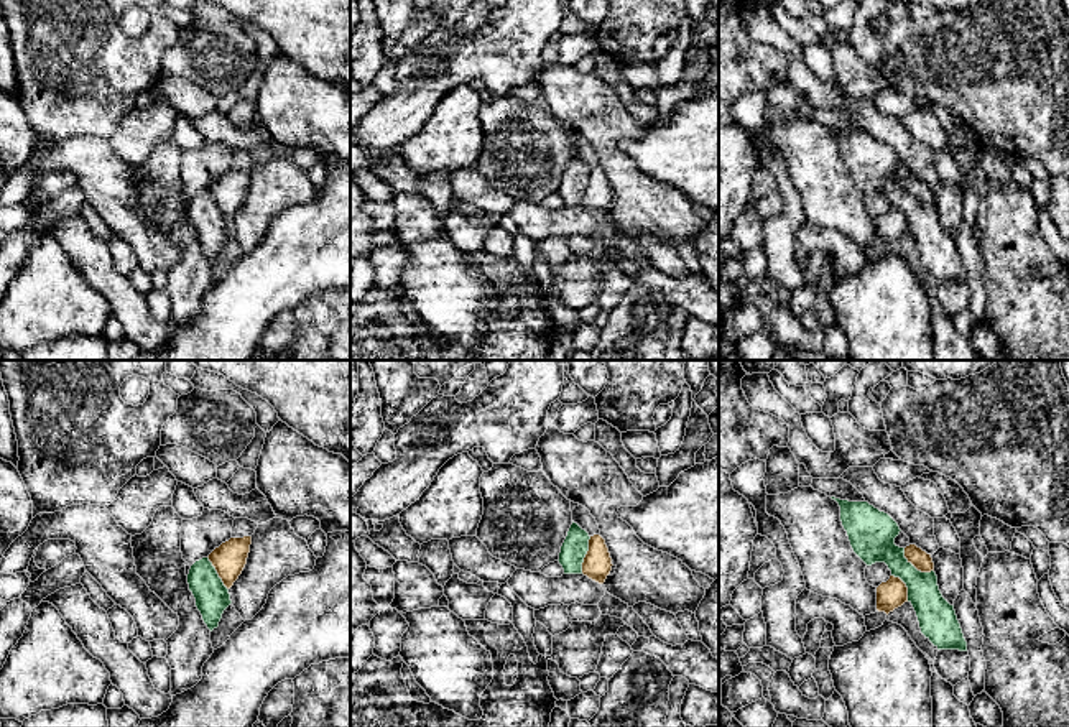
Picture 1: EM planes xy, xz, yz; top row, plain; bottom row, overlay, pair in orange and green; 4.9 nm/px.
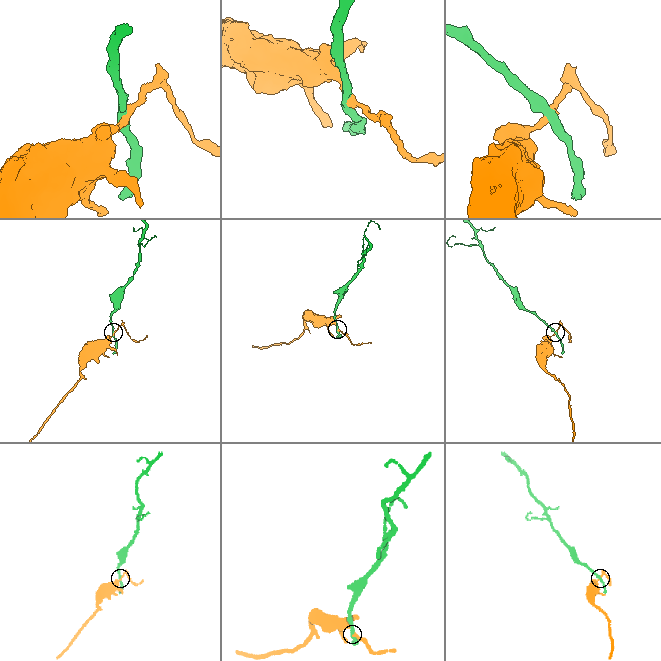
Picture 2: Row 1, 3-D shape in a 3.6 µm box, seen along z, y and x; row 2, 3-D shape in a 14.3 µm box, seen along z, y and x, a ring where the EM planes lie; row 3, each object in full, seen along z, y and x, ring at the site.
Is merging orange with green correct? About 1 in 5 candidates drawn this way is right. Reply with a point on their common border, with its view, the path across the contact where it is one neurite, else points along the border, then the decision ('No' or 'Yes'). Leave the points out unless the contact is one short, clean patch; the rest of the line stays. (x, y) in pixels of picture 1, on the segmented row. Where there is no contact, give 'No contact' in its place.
Touches orange at yz (915, 566). Boundary: yz (903, 548), (903, 555), (918, 569), (933, 571). No

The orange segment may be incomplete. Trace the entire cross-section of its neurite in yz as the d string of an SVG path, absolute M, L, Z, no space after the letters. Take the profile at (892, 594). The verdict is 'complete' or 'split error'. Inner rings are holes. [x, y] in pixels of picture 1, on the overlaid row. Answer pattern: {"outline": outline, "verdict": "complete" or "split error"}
{"outline": "M890 576L886 582L882 582L877 587L878 612L885 612L888 615L905 602L908 602L908 587L900 577Z", "verdict": "complete"}

